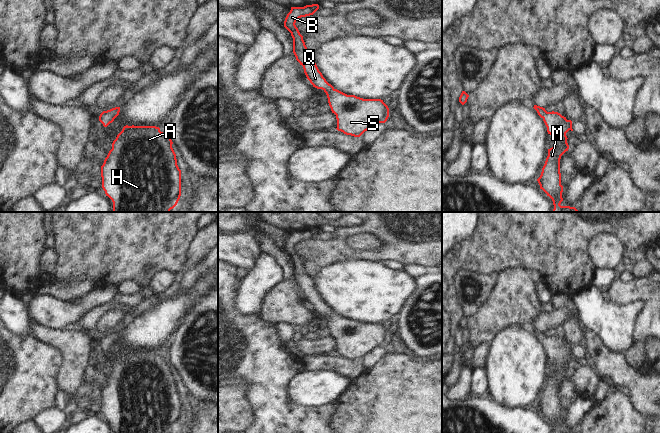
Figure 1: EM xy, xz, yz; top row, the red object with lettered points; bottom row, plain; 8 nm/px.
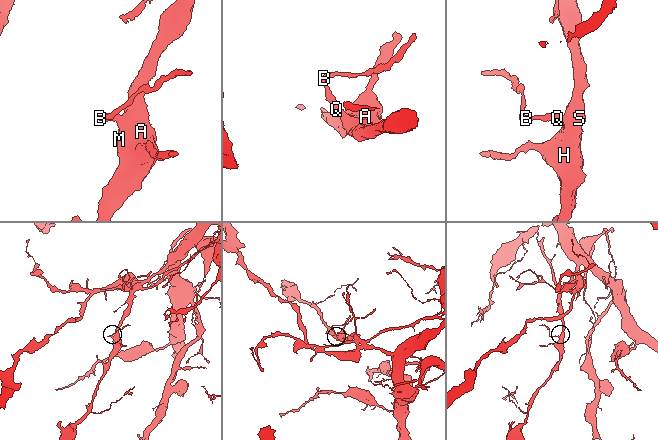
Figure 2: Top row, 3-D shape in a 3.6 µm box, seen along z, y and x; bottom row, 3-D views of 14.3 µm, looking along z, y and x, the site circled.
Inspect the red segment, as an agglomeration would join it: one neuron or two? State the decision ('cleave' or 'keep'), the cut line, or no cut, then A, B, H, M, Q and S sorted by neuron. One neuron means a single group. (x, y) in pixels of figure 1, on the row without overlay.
keep; no cut; A B H M Q S

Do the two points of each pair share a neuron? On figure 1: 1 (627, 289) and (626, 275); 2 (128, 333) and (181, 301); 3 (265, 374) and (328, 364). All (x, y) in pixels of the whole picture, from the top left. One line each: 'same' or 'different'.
1: different
2: same
3: different

